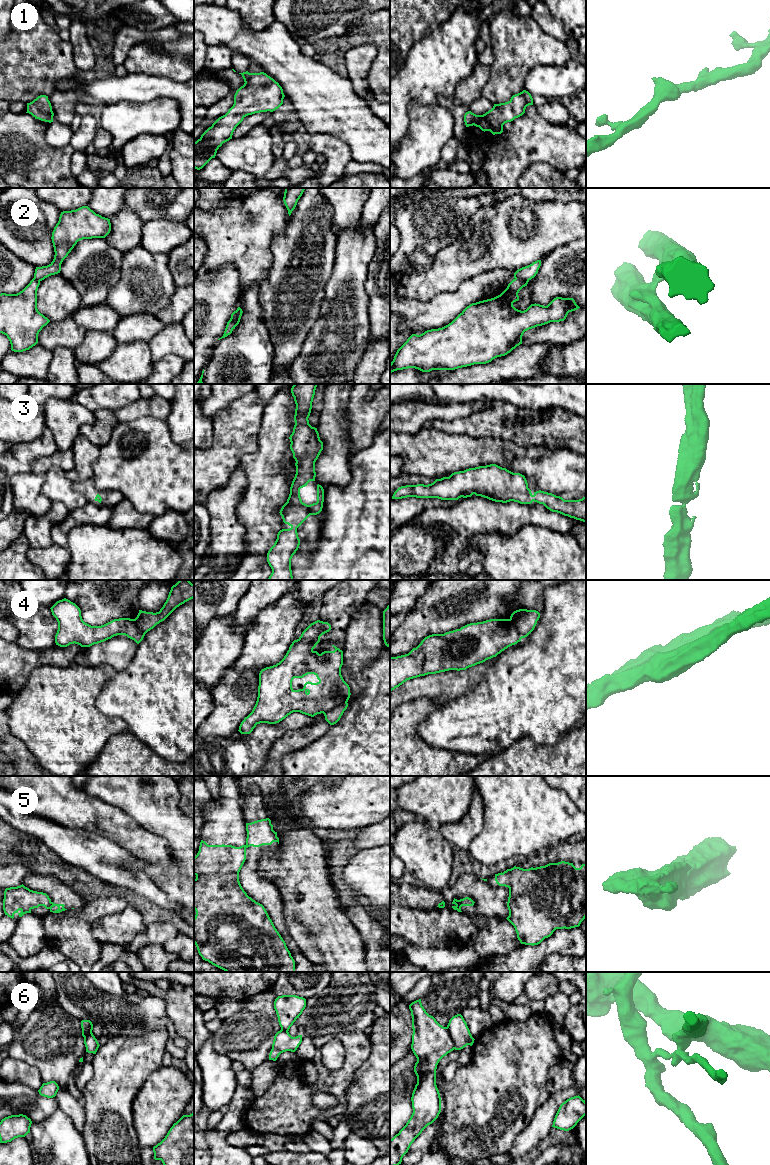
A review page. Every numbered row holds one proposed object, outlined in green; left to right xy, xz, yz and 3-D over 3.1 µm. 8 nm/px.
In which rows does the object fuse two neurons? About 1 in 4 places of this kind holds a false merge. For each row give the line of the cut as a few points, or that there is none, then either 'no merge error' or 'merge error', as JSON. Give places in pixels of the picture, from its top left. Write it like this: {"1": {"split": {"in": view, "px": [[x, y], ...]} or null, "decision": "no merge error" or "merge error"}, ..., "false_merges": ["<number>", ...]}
{"1": {"split": null, "decision": "no merge error"}, "2": {"split": {"in": "xz", "px": [[236, 310], [236, 318], [233, 321], [232, 328]]}, "decision": "merge error"}, "3": {"split": null, "decision": "no merge error"}, "4": {"split": {"in": "xz", "px": [[346, 702], [323, 713]]}, "decision": "merge error"}, "5": {"split": {"in": "xy", "px": [[51, 902], [49, 908]]}, "decision": "merge error"}, "6": {"split": {"in": "yz", "px": [[445, 1027], [454, 1048]]}, "decision": "merge error"}, "false_merges": ["2", "4", "5", "6"]}

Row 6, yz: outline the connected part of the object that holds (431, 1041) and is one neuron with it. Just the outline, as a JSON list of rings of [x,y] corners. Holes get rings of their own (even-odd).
[[[421,999],[409,1005],[412,1016],[411,1049],[417,1058],[414,1072],[417,1084],[412,1093],[413,1113],[406,1125],[390,1139],[390,1165],[399,1165],[411,1144],[441,1112],[441,1097],[436,1085],[439,1061],[454,1050],[446,1027],[440,1025],[422,1006]]]

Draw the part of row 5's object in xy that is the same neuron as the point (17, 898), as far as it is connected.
[[[23,884],[6,888],[4,891],[3,910],[5,915],[12,919],[15,913],[22,917],[39,906],[50,909],[50,905],[51,899],[46,893],[30,890]]]

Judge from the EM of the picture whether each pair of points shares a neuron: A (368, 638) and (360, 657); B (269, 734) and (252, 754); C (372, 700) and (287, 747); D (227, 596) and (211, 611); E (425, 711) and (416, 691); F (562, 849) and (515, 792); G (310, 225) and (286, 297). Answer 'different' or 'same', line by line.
A: same
B: same
C: different
D: same
E: different
F: different
G: same

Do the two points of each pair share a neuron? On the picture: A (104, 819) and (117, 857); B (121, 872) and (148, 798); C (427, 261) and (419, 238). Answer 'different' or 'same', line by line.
A: different
B: different
C: different

